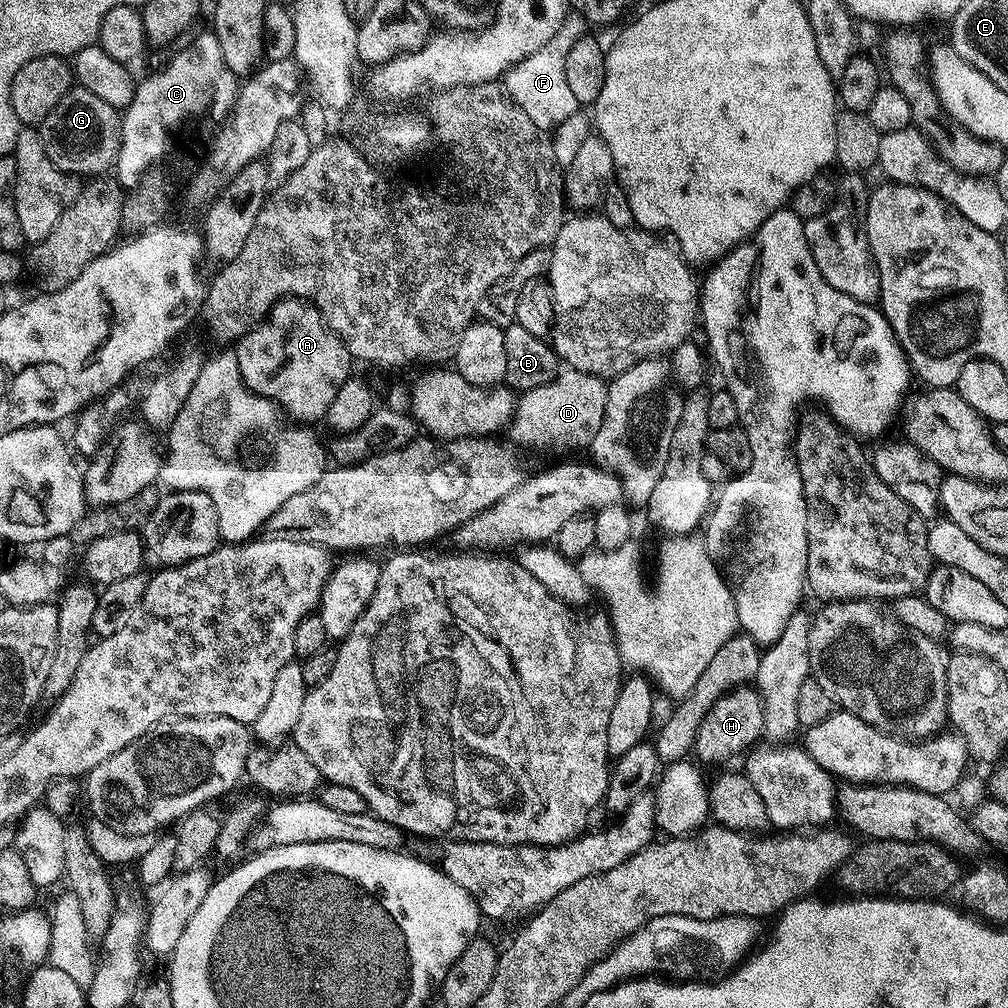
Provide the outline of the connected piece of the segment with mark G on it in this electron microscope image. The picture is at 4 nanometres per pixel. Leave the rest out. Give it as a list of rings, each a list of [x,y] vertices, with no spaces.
[[[73,86],[62,102],[46,114],[38,131],[50,162],[54,162],[58,170],[71,172],[77,178],[96,178],[107,173],[104,171],[111,169],[118,158],[121,119],[121,113],[114,106],[90,94],[90,90]]]

